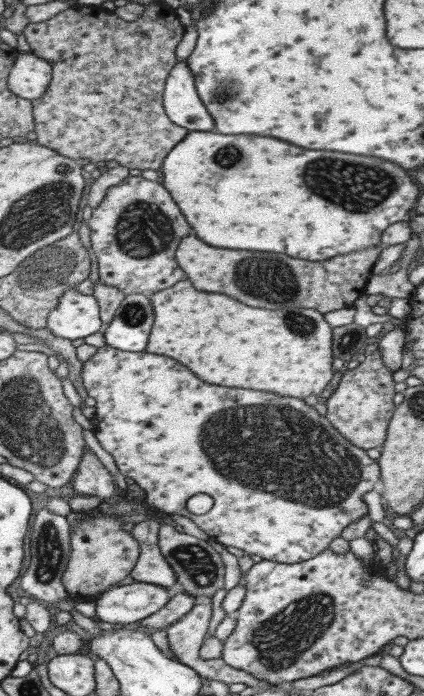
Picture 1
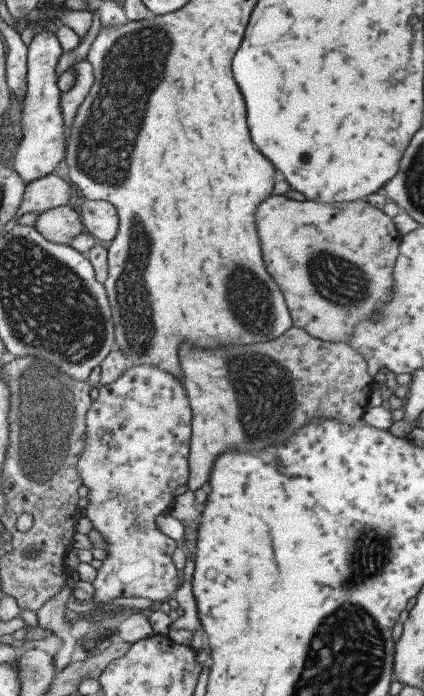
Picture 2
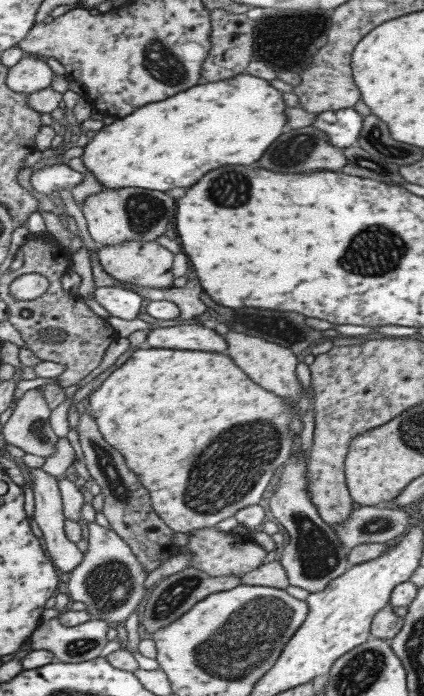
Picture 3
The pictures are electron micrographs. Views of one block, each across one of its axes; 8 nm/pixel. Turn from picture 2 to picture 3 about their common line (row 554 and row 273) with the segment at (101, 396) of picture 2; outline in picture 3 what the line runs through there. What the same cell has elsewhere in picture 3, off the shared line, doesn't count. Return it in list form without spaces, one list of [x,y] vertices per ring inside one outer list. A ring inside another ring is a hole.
[[[128,240],[123,244],[99,246],[96,254],[103,272],[119,282],[131,282],[136,286],[149,288],[172,286],[171,262],[173,262],[173,254],[169,250],[165,250],[157,241],[135,242]]]

